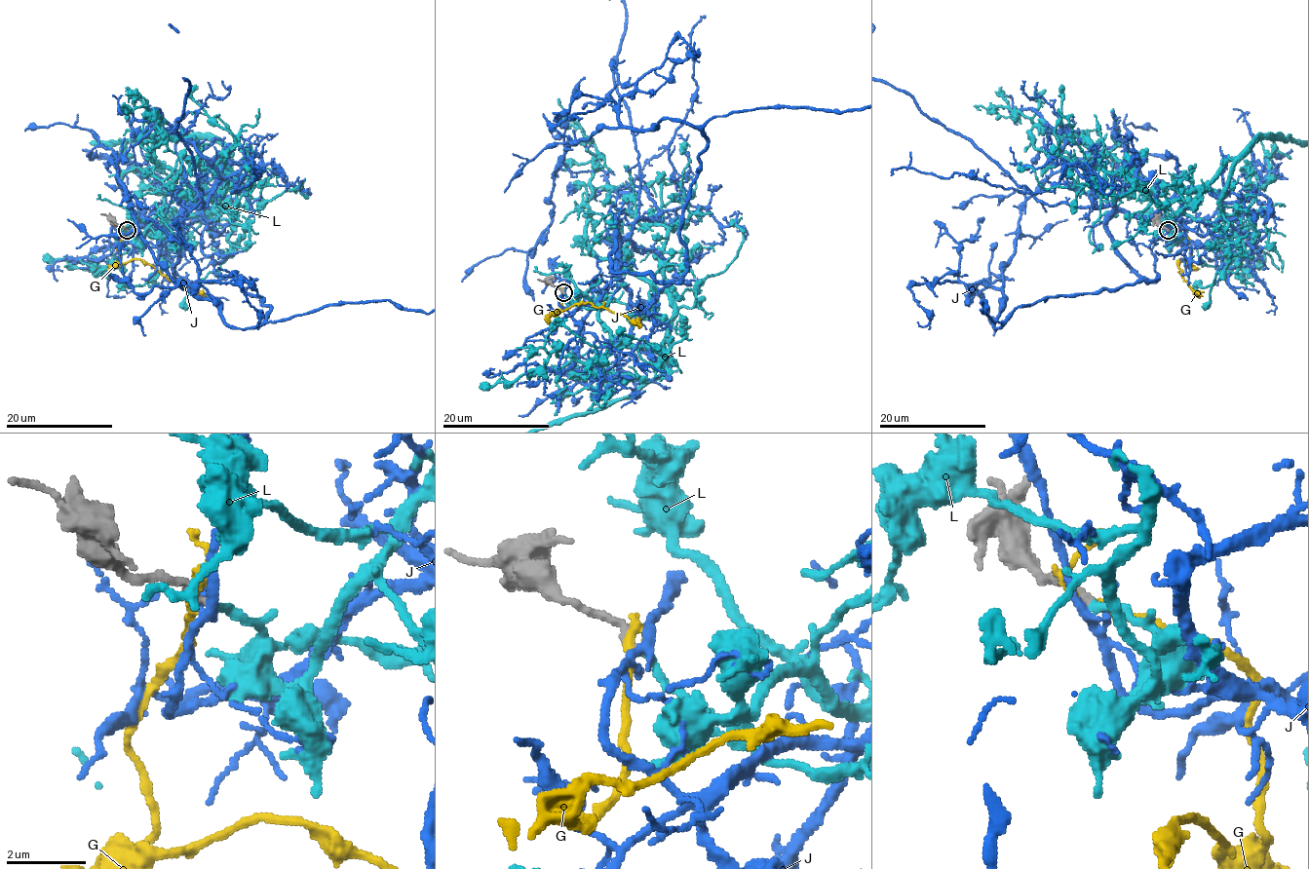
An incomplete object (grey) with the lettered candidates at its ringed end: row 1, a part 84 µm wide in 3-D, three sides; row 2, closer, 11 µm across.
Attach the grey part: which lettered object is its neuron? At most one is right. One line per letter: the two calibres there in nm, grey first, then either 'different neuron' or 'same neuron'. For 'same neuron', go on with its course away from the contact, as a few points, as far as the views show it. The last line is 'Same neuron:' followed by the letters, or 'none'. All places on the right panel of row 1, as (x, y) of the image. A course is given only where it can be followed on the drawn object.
G: 240/220 nm | different neuron
J: 190/190 nm | different neuron
L: 190/190 nm | same neuron | via (1168, 230), (1176, 237), (1178, 212), (1220, 215), (1230, 158), (1205, 183), (1158, 193), (1081, 136), (974, 106)
Same neuron: L

